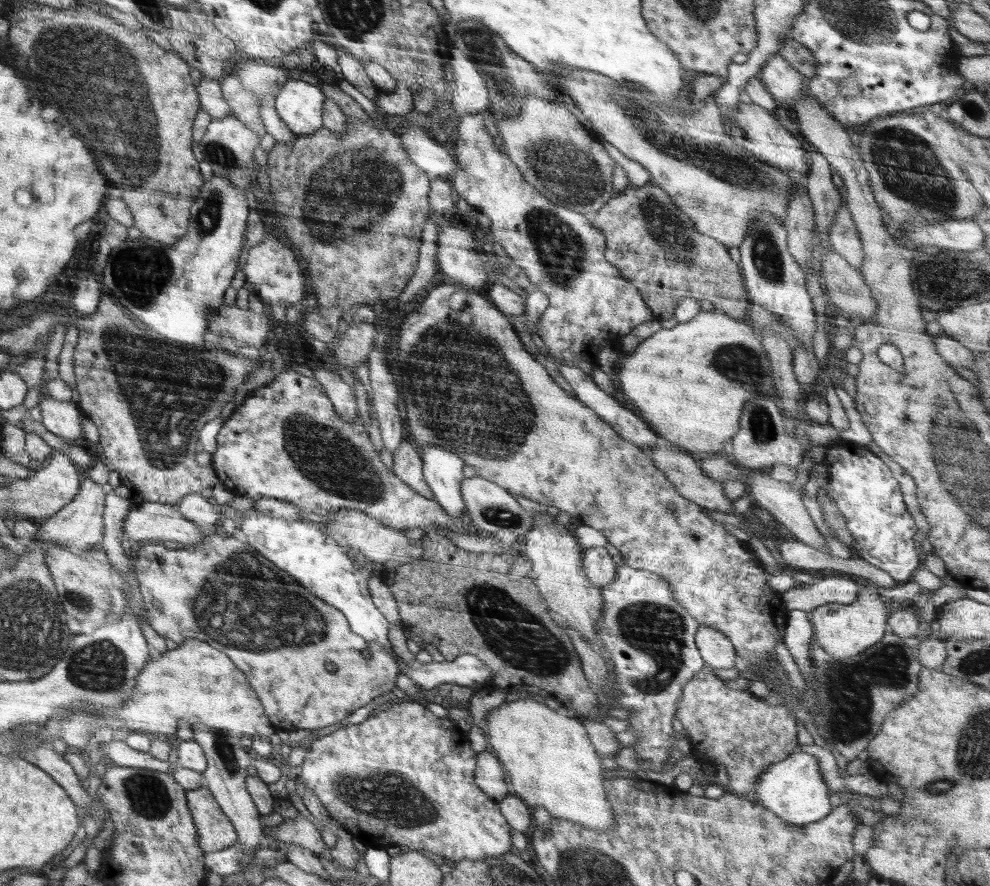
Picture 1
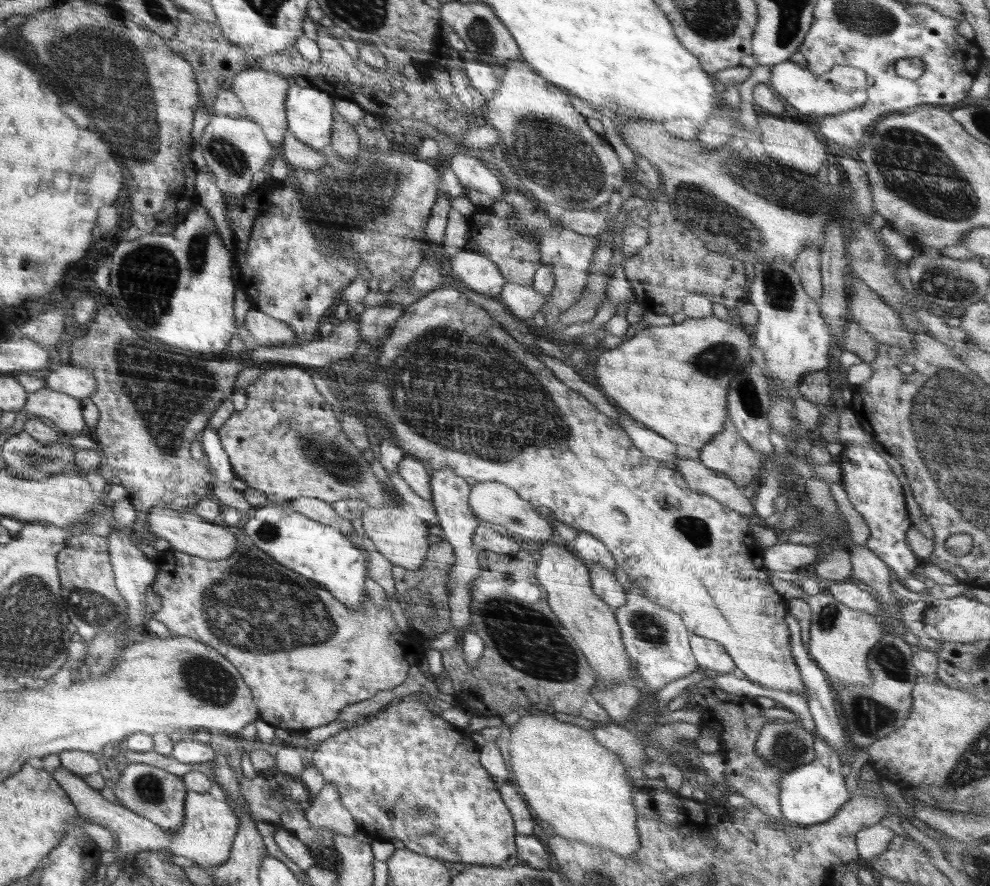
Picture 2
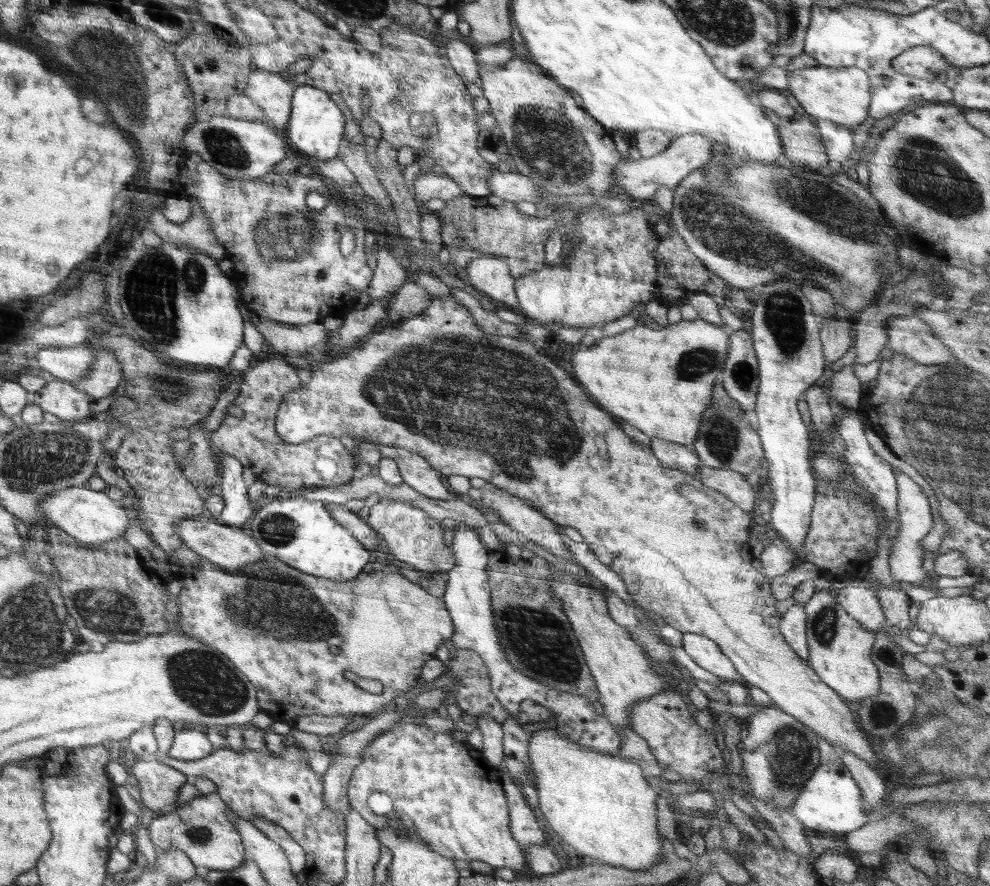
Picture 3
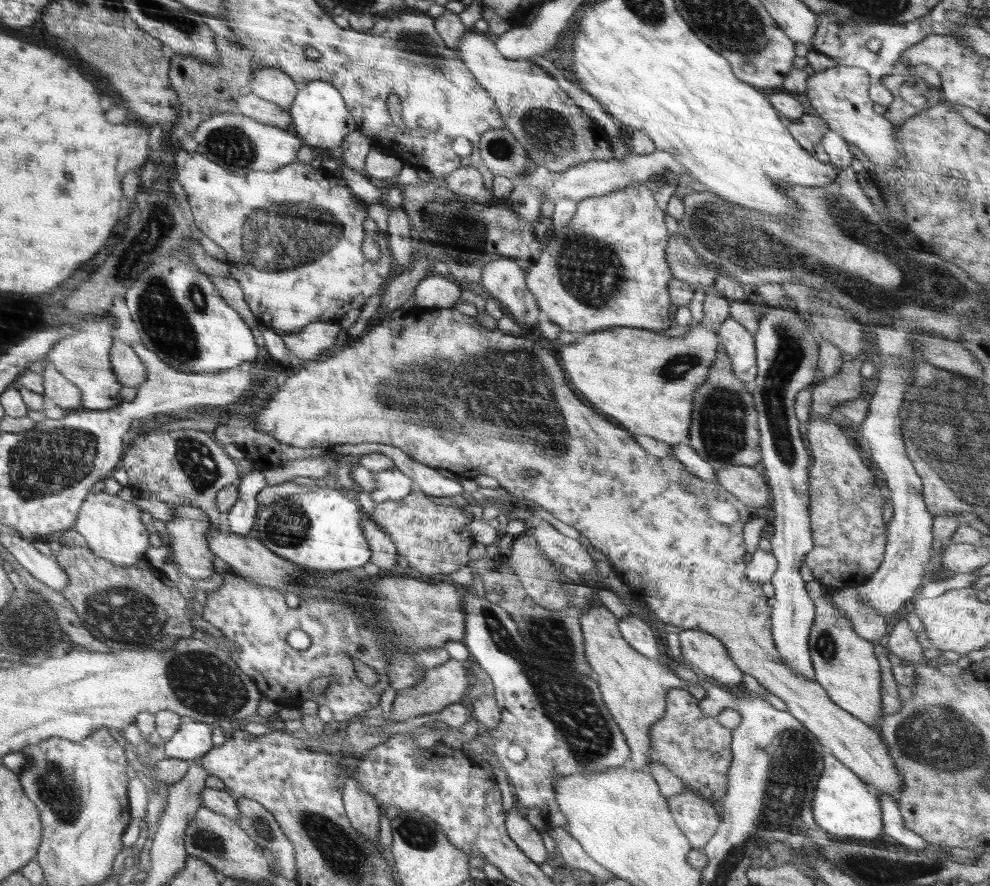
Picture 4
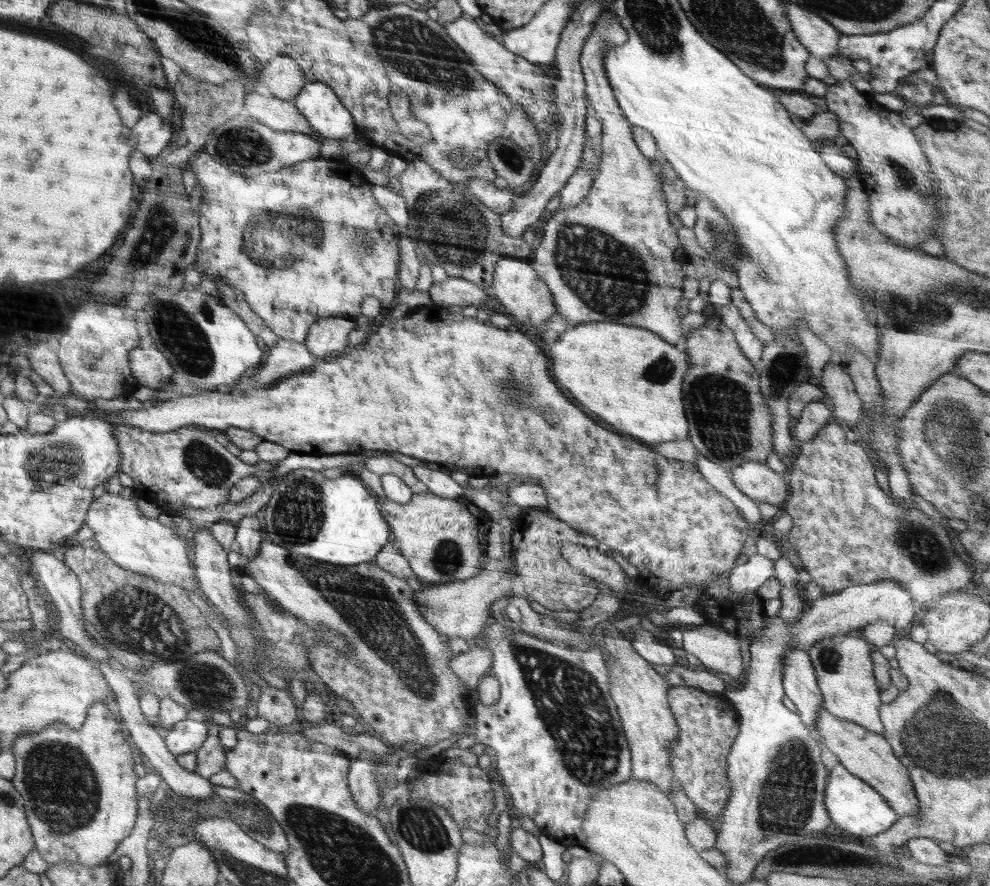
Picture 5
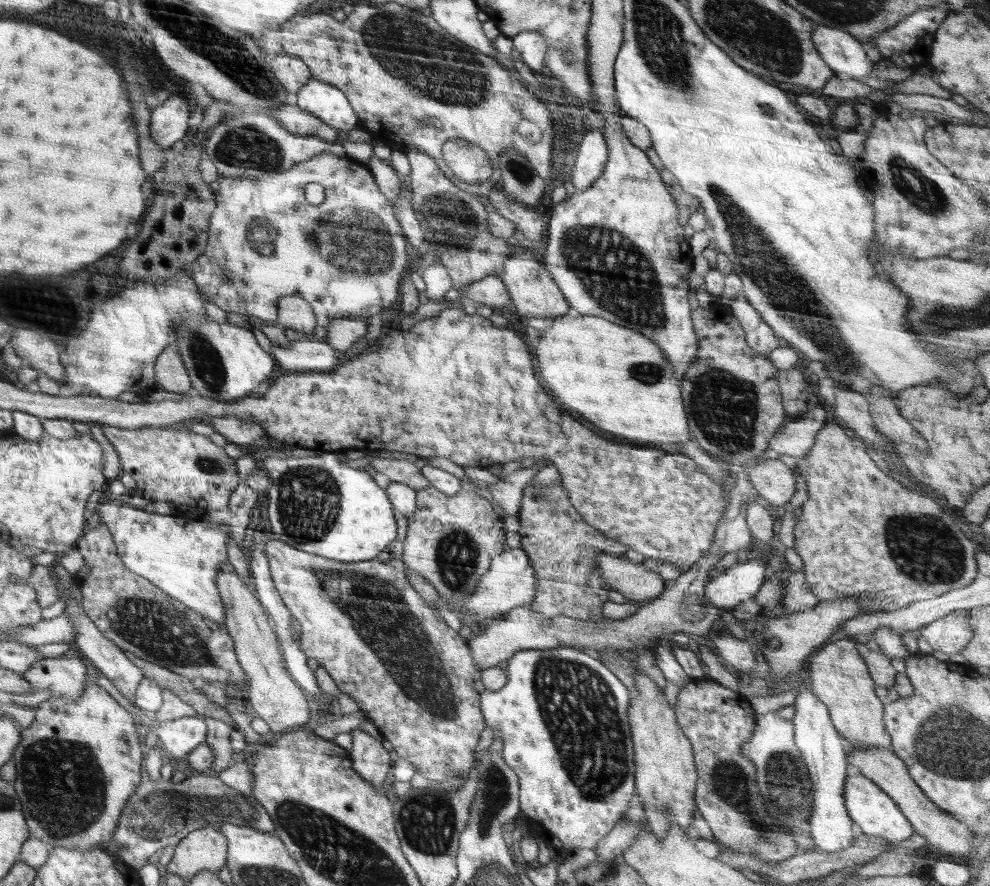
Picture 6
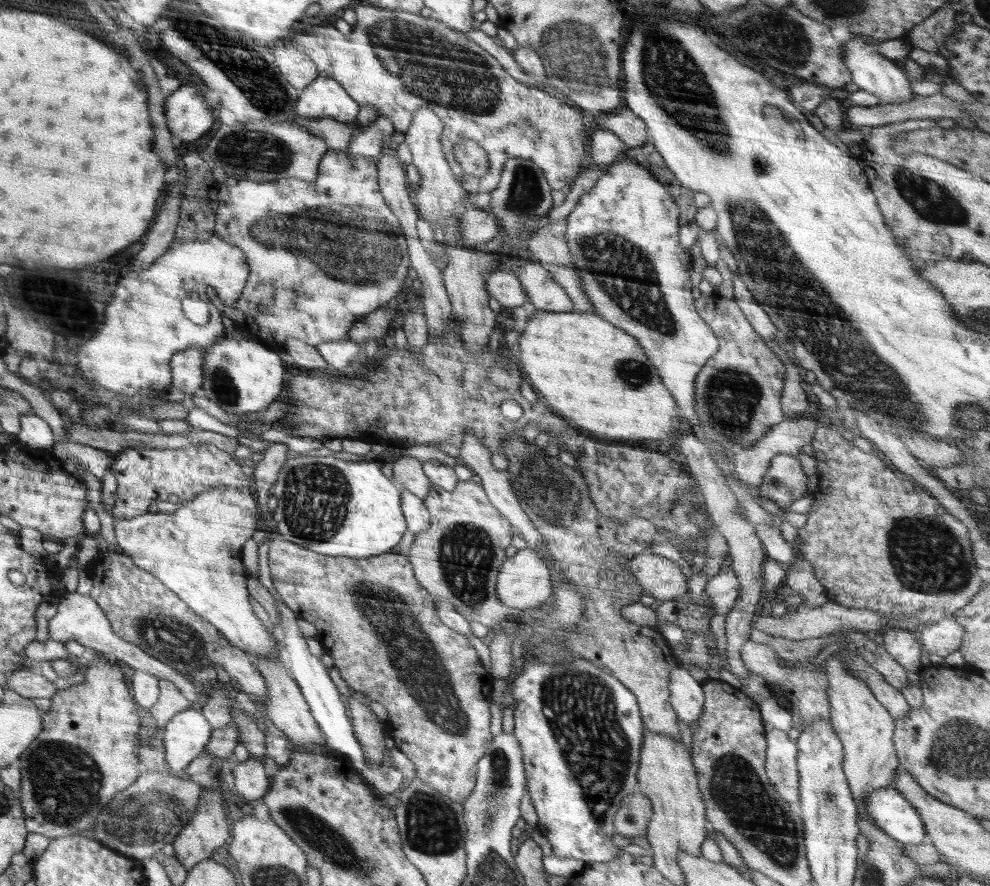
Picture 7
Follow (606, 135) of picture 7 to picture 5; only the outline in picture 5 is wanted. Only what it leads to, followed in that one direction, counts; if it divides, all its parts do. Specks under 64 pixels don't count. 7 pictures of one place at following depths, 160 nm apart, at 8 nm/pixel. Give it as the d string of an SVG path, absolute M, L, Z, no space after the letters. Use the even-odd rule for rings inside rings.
M589 109L587 112L585 133L587 140L585 141L579 167L559 192L560 209L562 210L582 202L582 199L589 193L593 180L598 174L602 156L602 124L600 124L593 109Z

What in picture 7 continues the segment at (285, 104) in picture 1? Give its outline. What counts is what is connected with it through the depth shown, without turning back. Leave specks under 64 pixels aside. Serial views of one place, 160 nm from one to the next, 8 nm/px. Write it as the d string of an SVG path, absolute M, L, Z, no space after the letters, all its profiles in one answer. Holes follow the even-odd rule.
M318 76L300 94L302 96L299 97L295 110L297 116L302 118L332 118L337 122L352 124L358 114L356 100L335 79Z

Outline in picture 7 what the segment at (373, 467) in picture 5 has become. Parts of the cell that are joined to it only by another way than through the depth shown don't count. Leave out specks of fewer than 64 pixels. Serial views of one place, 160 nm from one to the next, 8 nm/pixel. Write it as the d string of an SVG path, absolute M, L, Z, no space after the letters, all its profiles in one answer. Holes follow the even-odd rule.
M402 457L392 460L392 472L396 482L400 482L402 488L409 490L412 494L423 499L429 492L432 486L431 480L423 471L423 463L414 457Z

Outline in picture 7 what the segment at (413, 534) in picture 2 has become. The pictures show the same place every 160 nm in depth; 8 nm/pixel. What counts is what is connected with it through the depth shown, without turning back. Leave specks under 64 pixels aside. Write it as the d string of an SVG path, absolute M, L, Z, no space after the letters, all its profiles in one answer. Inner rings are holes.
M458 481L453 491L447 491L440 485L432 484L430 492L423 498L430 513L428 530L416 534L416 540L406 553L407 561L413 567L414 579L433 599L450 602L465 620L478 622L487 628L498 624L505 625L514 610L498 601L496 582L500 574L500 566L506 560L506 548L512 542L513 528L508 519L488 500L480 483Z

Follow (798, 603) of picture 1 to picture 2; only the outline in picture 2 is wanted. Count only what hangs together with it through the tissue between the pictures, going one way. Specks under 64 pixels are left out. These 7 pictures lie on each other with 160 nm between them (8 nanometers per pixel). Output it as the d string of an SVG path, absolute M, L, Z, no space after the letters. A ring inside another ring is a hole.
M851 579L842 582L842 584L830 586L827 594L835 597L844 606L852 610L868 612L874 616L881 612L880 600L868 592L860 590L856 584L851 583Z

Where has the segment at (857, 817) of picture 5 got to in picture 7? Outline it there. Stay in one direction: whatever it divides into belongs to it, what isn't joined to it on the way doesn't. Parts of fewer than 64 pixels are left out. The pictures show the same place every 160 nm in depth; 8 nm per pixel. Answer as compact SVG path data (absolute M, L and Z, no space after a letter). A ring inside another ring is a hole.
M892 784L865 798L867 816L890 838L913 848L927 841L924 823L914 806Z

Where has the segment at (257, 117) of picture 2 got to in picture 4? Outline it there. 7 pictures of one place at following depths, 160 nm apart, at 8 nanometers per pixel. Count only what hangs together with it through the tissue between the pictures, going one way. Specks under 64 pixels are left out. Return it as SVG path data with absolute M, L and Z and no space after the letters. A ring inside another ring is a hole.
M274 66L253 71L251 92L259 98L276 103L284 111L290 112L299 94L299 87L291 75Z

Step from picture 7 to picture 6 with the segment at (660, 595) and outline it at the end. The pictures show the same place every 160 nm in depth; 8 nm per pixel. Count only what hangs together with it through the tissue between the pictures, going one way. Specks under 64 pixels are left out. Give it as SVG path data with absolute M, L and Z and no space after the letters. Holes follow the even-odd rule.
M600 553L596 567L612 587L629 601L651 602L666 590L666 581L651 572L642 563L632 564L622 556Z

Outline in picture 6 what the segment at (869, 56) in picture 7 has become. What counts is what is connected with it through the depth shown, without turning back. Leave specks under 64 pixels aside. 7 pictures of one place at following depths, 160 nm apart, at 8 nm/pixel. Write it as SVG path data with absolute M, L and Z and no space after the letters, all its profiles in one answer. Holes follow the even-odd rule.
M818 25L813 28L811 32L812 44L815 49L820 53L823 61L833 70L833 72L839 76L846 76L856 80L862 80L863 78L875 77L871 72L874 68L873 60L868 60L864 42L857 39L855 36L848 34L845 30L829 27L824 25Z

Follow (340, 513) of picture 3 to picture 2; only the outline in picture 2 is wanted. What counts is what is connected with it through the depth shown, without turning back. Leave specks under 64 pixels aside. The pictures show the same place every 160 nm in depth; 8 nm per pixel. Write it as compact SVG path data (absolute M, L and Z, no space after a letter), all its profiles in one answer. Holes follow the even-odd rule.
M300 497L286 503L298 510L300 514L315 519L316 522L326 523L328 526L336 527L349 535L354 532L352 521L340 517L332 508L332 504L328 504L319 498Z

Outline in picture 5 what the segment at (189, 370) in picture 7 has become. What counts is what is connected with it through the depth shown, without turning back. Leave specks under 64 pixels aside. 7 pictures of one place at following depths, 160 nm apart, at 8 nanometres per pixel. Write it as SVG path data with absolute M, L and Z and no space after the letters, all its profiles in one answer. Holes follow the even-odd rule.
M134 347L129 350L130 371L132 376L144 385L159 389L172 380L174 369L170 367L168 359L156 348Z

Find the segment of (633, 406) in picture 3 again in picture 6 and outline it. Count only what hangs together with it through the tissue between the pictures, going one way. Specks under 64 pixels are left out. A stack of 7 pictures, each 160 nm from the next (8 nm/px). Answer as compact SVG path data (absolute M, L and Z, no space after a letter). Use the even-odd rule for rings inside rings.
M566 315L557 316L554 318L554 325L551 329L543 331L540 341L534 348L534 360L538 362L538 366L535 364L535 370L540 370L540 378L542 382L548 386L548 390L566 406L570 408L574 414L580 414L582 418L586 418L588 422L596 424L598 428L606 430L606 432L612 432L616 436L622 436L622 438L628 438L628 440L636 440L636 442L658 442L658 444L670 443L670 442L686 442L690 440L690 432L688 432L688 424L686 424L686 413L681 397L680 379L676 377L675 370L668 360L664 358L662 349L648 337L640 334L638 331L633 331L624 326L617 325L616 323L604 320L594 315L578 315L574 319L570 319Z

